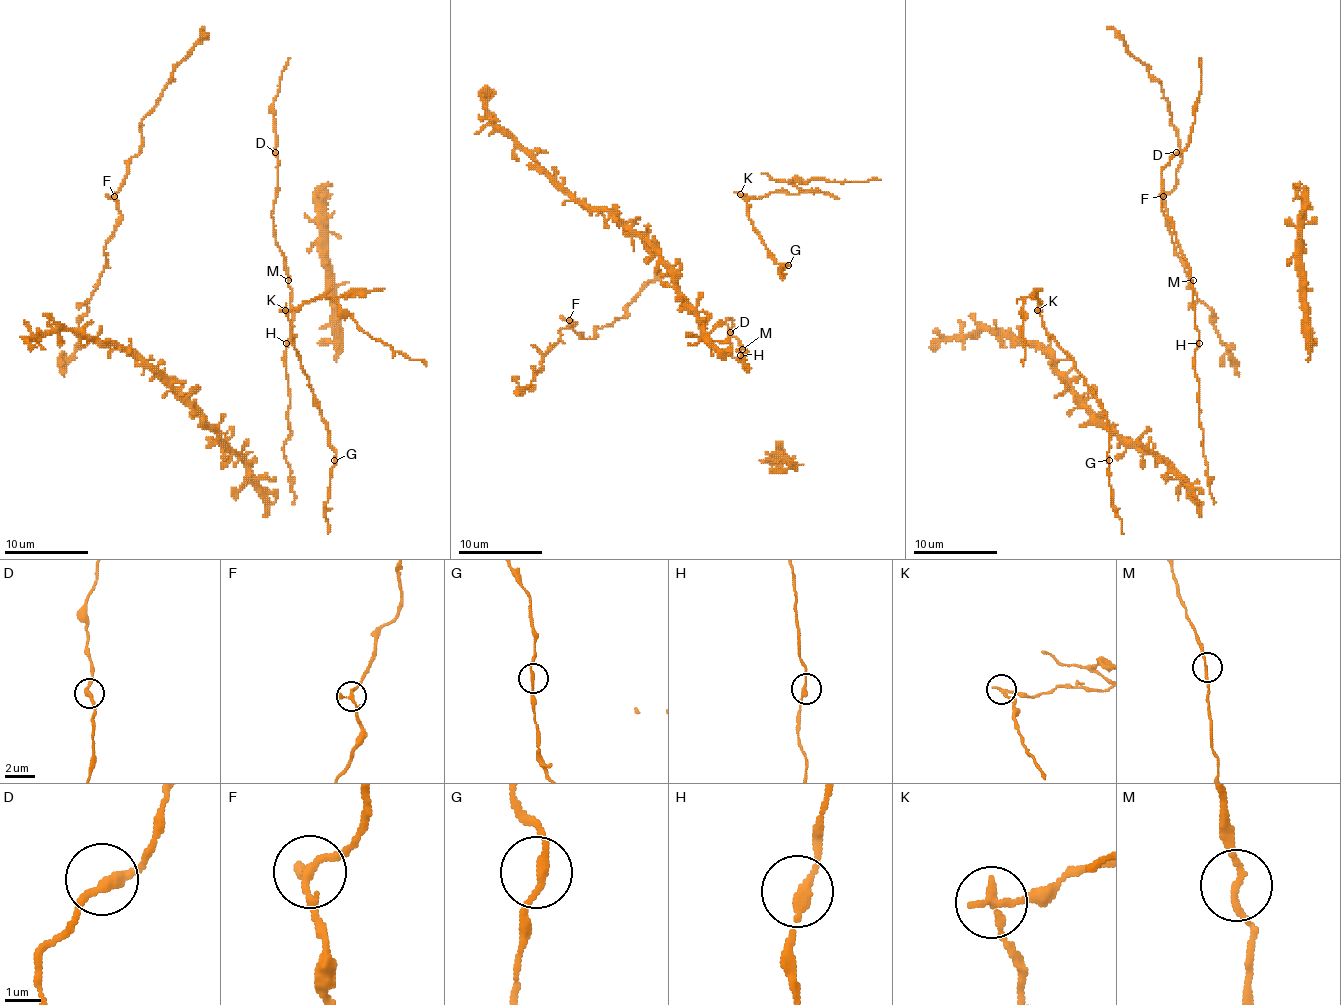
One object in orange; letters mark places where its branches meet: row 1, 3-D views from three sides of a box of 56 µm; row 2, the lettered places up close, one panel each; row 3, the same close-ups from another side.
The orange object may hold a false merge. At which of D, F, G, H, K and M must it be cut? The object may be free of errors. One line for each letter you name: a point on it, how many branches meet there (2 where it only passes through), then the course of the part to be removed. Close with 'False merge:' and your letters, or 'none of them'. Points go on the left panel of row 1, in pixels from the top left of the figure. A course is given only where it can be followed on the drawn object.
K: Place: (285, 310). Branches: 2. Course of the part to remove: (286, 309), (319, 297), (344, 297), (338, 299), (340, 307), (374, 339), (426, 366)
False merge: K

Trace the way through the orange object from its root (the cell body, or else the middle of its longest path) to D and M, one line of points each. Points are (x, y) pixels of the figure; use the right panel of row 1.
D: (1197, 343), (1199, 330), (1195, 324), (1191, 270), (1176, 240), (1174, 223), (1161, 209), (1161, 169), (1176, 152)
M: (1197, 343), (1199, 330), (1195, 324), (1193, 280)

